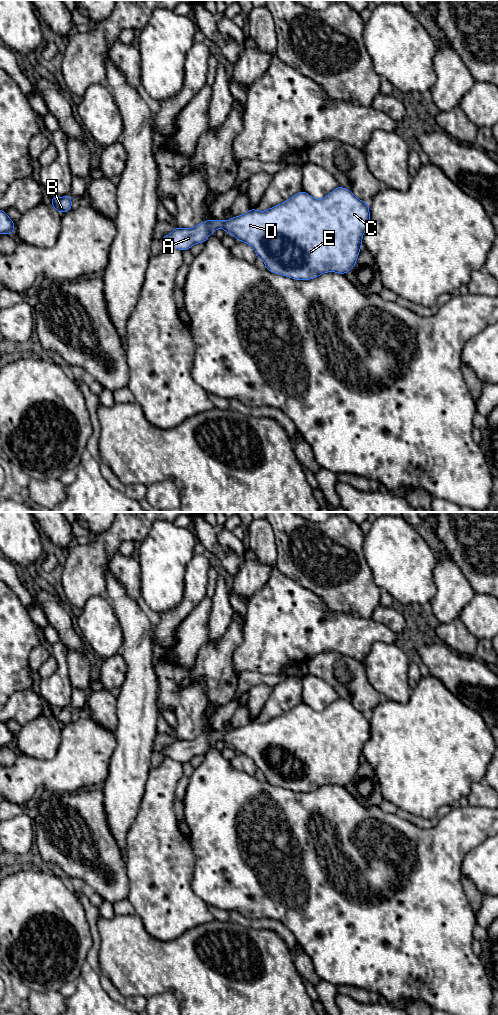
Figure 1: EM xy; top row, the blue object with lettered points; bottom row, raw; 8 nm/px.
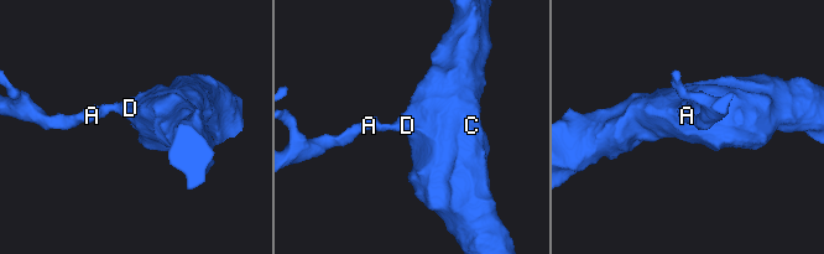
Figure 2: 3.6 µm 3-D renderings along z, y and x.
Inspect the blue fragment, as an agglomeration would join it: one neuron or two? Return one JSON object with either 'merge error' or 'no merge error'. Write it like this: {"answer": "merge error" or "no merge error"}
{"answer": "no merge error"}

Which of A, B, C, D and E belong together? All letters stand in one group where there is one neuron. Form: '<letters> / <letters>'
A B C D E

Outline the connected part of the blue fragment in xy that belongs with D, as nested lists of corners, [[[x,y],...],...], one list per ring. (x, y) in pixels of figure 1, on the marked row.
[[[338,186],[322,199],[315,199],[305,191],[300,191],[281,204],[265,211],[251,208],[247,213],[227,221],[205,220],[192,228],[178,228],[161,238],[162,243],[177,250],[185,251],[194,244],[204,243],[211,233],[222,228],[237,241],[250,245],[257,257],[261,258],[268,271],[294,280],[311,280],[327,272],[346,274],[355,268],[362,247],[364,232],[370,226],[369,203],[361,201],[349,189]]]

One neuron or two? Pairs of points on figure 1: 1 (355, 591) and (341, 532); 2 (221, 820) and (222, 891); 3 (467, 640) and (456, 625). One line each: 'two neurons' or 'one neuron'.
1: one neuron
2: one neuron
3: one neuron

